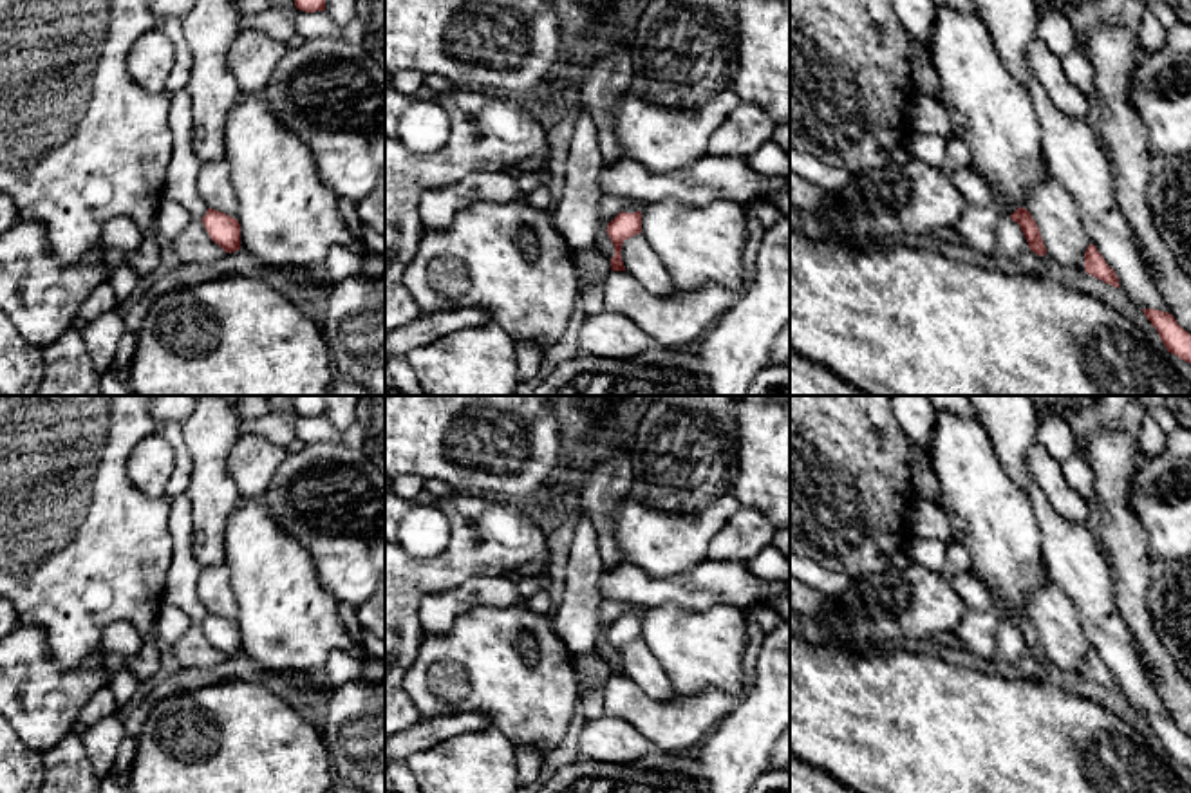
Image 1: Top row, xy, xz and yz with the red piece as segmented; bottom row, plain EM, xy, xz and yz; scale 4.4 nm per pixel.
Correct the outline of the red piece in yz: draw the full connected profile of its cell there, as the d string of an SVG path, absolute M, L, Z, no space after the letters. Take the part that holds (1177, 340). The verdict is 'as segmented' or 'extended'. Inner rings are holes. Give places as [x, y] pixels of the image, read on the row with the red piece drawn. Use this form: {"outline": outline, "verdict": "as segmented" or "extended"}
{"outline": "M1142 309L1142 311L1146 318L1151 322L1151 325L1157 329L1168 352L1191 363L1191 334L1177 323L1173 314L1157 309Z", "verdict": "as segmented"}

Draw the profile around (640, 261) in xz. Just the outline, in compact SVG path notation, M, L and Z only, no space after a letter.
M642 233L624 240L620 255L625 271L638 280L647 293L671 296L678 291L663 262Z

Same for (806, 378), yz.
M790 350L790 396L869 396L824 365Z

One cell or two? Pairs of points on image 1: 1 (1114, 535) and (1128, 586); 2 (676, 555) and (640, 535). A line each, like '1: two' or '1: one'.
1: one
2: one

